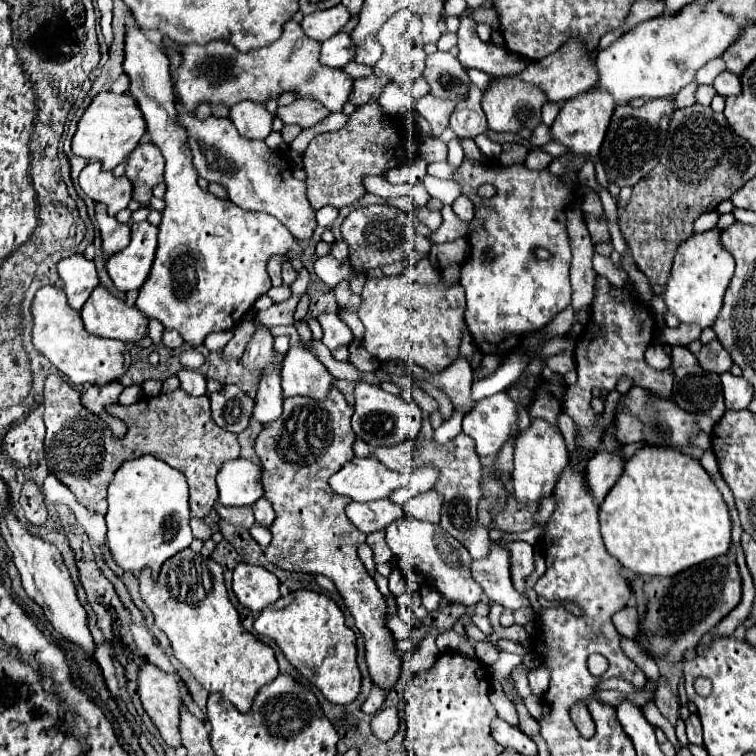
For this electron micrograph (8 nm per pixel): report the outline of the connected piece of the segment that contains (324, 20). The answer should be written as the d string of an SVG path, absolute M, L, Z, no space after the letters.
M338 4L330 10L322 10L322 12L312 12L308 16L304 16L302 20L302 30L306 36L310 36L312 40L326 40L330 36L334 36L336 32L340 32L340 28L350 20L348 10Z

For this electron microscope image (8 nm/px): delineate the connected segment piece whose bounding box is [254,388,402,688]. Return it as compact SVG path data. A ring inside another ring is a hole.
M332 388L328 400L286 398L280 420L264 426L256 438L254 450L262 464L264 498L268 498L276 510L276 520L270 526L272 542L266 548L266 556L278 568L324 574L336 584L346 608L356 620L356 628L366 638L366 664L374 684L392 688L400 676L402 660L394 652L394 638L382 620L386 612L382 594L376 582L366 574L358 556L358 548L366 536L350 524L344 512L352 500L348 496L336 496L328 484L328 478L354 458L352 442L356 436L350 428L350 418L352 408L344 396Z

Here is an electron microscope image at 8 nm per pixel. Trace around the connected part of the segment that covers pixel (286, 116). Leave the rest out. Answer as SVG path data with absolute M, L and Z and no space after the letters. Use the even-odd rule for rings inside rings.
M298 98L288 106L278 106L276 116L284 122L284 124L298 124L302 128L310 128L314 124L318 124L320 120L324 120L328 116L328 112L312 98Z

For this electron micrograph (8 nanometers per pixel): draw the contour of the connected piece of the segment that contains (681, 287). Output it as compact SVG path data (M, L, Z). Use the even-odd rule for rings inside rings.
M712 228L704 234L690 236L688 242L680 244L674 256L672 272L666 282L666 290L662 294L668 310L682 324L696 324L700 328L714 326L720 310L724 292L734 276L734 260L728 252L724 252L720 244L720 230Z

